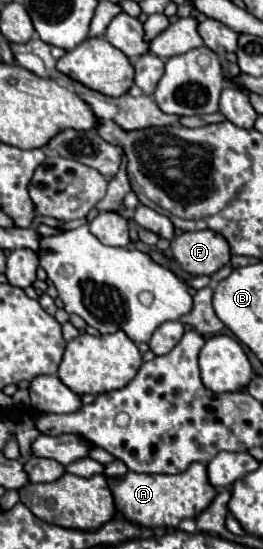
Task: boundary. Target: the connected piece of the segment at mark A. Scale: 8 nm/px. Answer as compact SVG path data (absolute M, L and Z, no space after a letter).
M191 464L185 472L179 474L139 474L127 472L121 478L107 478L107 484L113 492L115 506L123 516L139 528L177 528L185 518L197 518L215 498L215 488L207 480L205 464Z

